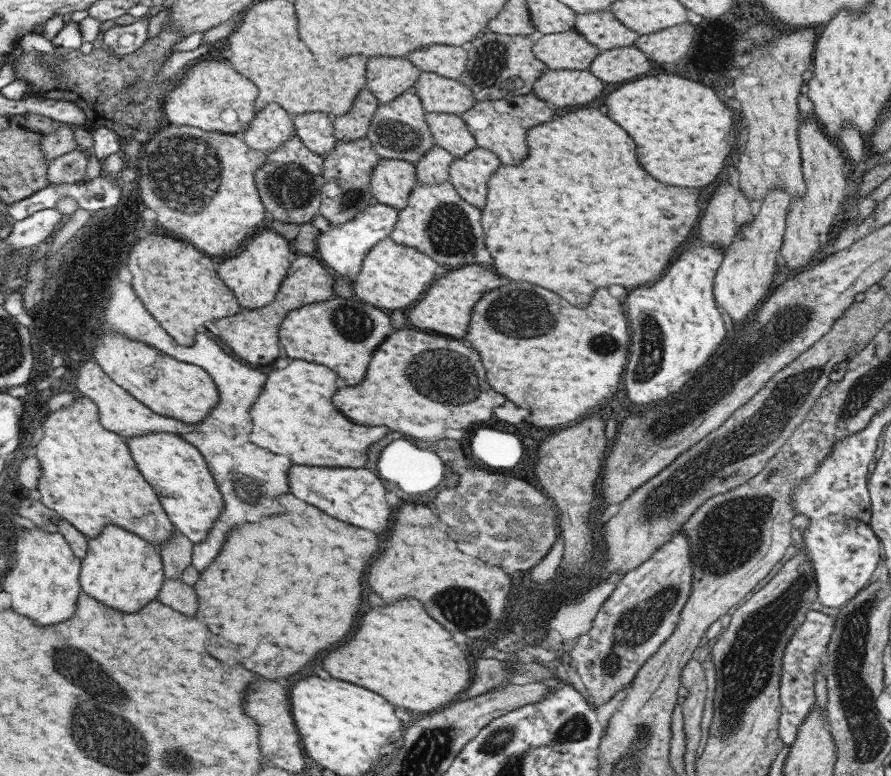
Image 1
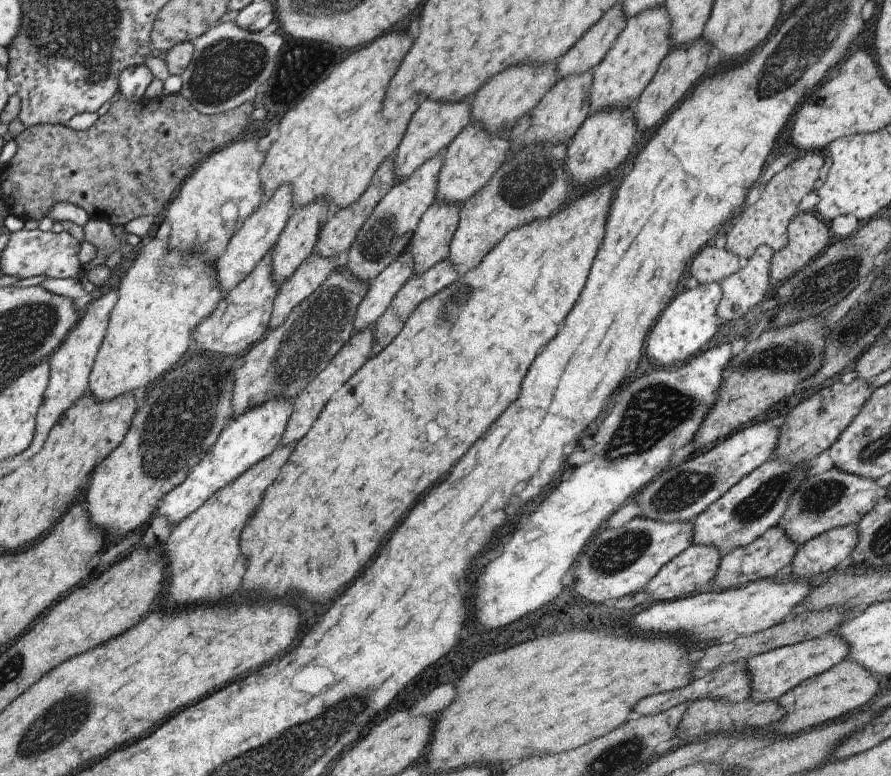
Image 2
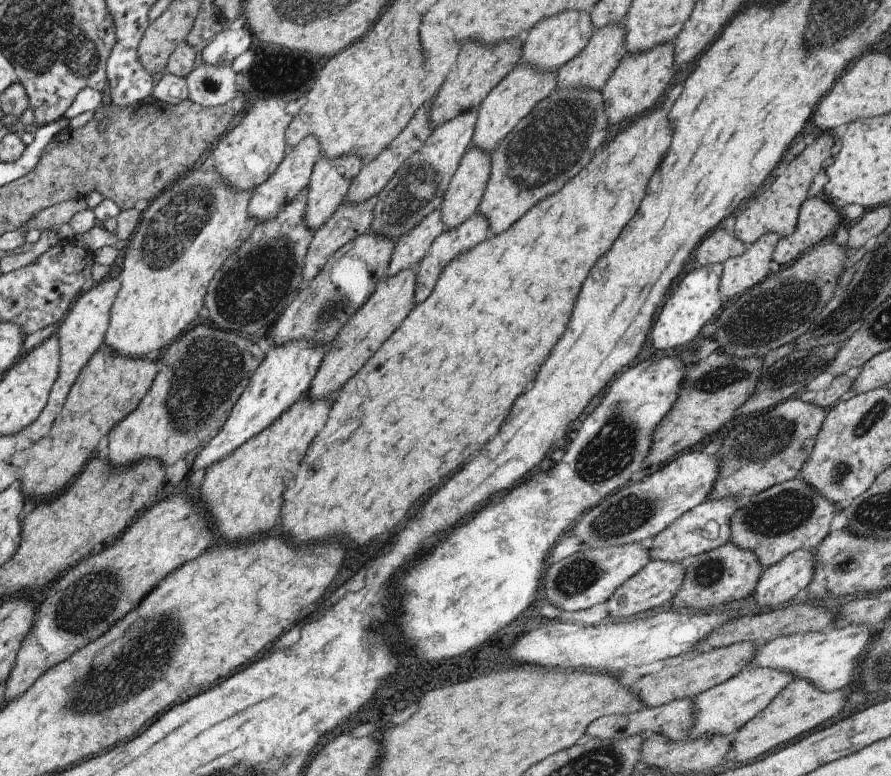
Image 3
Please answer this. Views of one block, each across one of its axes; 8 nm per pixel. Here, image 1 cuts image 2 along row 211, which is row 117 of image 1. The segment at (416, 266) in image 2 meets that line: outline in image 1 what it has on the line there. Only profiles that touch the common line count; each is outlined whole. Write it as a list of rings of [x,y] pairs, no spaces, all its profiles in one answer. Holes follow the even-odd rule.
[[[425,112],[425,119],[434,144],[447,150],[452,157],[461,158],[476,147],[473,135],[457,115]]]

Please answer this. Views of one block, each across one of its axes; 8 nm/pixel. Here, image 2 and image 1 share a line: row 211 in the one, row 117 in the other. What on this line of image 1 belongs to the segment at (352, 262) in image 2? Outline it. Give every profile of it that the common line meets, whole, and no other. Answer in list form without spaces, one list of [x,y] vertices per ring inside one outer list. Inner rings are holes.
[[[403,92],[385,104],[378,103],[371,119],[365,136],[380,158],[417,162],[427,150],[431,150],[434,144],[434,139],[426,124],[425,111],[421,108],[419,97],[415,92]]]

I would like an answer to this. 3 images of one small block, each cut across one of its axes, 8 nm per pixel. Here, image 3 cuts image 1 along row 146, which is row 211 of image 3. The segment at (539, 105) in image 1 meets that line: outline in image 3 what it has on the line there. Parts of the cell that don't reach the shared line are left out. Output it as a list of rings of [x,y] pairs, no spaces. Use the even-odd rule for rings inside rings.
[[[557,87],[545,98],[542,98],[529,114],[507,133],[490,154],[490,173],[483,191],[481,200],[477,205],[477,213],[488,218],[489,230],[492,235],[503,232],[513,222],[519,220],[539,200],[557,192],[565,180],[577,174],[593,154],[601,148],[607,138],[608,120],[605,116],[605,101],[599,89],[585,87],[561,88]]]

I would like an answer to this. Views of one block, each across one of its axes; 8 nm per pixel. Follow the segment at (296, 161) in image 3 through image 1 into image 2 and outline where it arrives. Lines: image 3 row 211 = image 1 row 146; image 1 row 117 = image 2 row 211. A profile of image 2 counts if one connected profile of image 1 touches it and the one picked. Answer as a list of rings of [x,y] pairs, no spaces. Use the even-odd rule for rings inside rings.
[[[281,184],[277,190],[273,190],[271,198],[267,198],[265,202],[260,202],[259,206],[243,220],[243,224],[229,238],[223,254],[217,258],[214,264],[215,278],[217,278],[217,286],[221,290],[221,295],[229,292],[231,288],[235,288],[255,268],[255,264],[263,258],[265,252],[274,246],[279,233],[283,230],[290,216],[290,212],[293,210],[292,206],[291,186]]]

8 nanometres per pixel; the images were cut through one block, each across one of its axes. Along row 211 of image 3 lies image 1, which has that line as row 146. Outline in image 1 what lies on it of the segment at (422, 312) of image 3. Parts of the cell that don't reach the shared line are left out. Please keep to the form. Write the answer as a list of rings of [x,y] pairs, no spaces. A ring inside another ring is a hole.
[[[589,106],[555,116],[553,122],[527,132],[529,158],[519,166],[499,164],[487,180],[485,204],[480,211],[485,246],[497,272],[515,282],[543,286],[576,308],[589,305],[597,288],[611,284],[627,290],[653,285],[665,273],[675,248],[689,236],[699,218],[695,190],[663,186],[653,180],[635,158],[633,140],[613,120]]]

